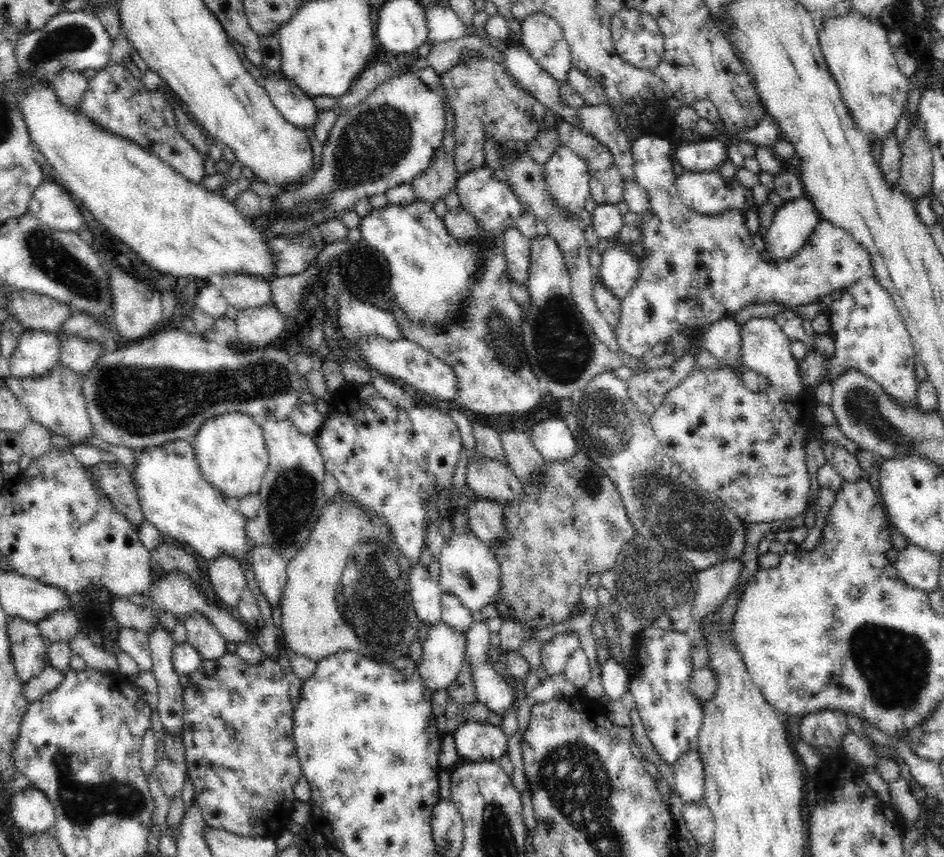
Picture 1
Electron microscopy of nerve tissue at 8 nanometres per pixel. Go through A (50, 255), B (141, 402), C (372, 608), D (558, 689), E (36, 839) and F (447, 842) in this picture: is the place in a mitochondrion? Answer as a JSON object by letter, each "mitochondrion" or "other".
{"A":"mitochondrion","B":"mitochondrion","C":"mitochondrion","D":"other","E":"other","F":"mitochondrion"}

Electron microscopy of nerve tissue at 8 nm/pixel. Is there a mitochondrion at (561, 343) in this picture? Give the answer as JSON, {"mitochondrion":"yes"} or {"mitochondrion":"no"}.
{"mitochondrion":"yes"}

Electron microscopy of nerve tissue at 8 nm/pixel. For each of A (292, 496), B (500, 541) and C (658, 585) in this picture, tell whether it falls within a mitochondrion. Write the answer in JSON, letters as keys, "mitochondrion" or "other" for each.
{"A":"mitochondrion","B":"other","C":"mitochondrion"}

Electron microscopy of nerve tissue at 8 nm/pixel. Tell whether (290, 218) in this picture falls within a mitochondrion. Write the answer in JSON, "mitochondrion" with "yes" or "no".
{"mitochondrion":"yes"}

